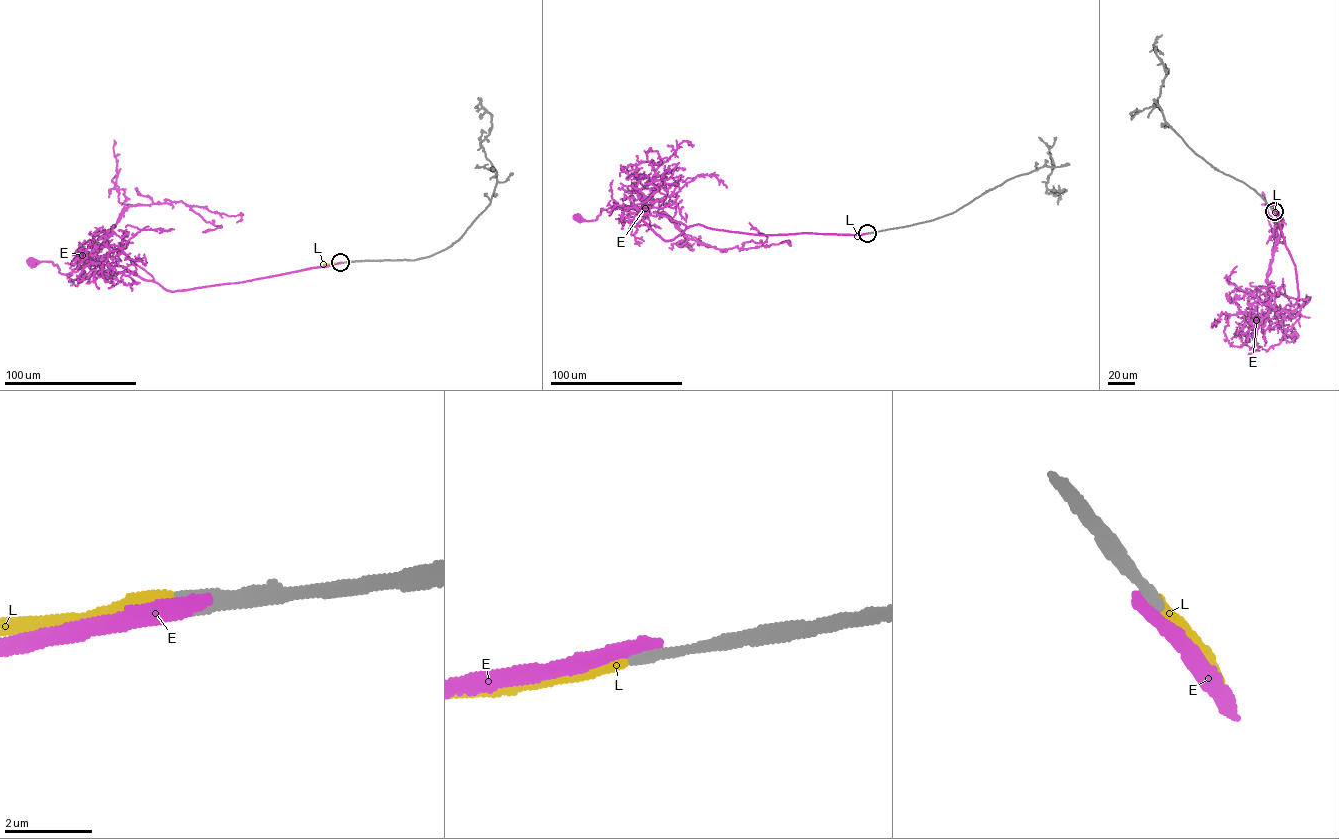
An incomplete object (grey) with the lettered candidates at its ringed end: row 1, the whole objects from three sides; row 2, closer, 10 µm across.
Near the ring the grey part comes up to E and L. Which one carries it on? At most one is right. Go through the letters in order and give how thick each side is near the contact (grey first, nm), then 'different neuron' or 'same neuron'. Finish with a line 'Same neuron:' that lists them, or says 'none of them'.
E: calibres 360 and 400 nm; different neuron
L: calibres 320 and 320 nm; same neuron
Same neuron: L

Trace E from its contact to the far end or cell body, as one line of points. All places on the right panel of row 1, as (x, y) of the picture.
E: (1273, 211), (1295, 266), (1296, 303), (1309, 298), (1295, 317), (1281, 310), (1284, 335), (1293, 328), (1292, 335)

